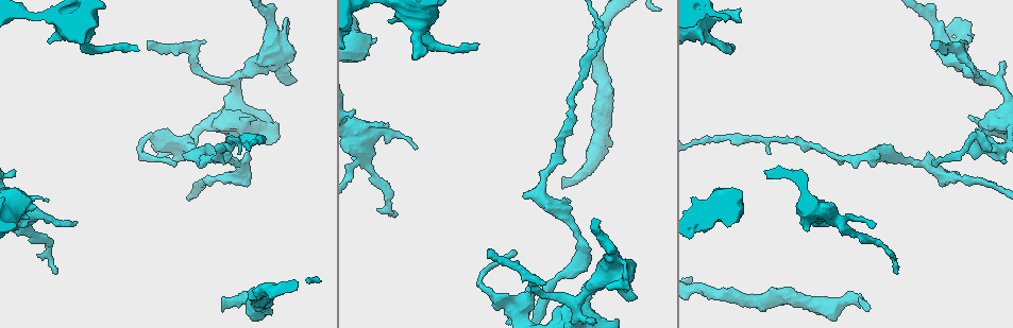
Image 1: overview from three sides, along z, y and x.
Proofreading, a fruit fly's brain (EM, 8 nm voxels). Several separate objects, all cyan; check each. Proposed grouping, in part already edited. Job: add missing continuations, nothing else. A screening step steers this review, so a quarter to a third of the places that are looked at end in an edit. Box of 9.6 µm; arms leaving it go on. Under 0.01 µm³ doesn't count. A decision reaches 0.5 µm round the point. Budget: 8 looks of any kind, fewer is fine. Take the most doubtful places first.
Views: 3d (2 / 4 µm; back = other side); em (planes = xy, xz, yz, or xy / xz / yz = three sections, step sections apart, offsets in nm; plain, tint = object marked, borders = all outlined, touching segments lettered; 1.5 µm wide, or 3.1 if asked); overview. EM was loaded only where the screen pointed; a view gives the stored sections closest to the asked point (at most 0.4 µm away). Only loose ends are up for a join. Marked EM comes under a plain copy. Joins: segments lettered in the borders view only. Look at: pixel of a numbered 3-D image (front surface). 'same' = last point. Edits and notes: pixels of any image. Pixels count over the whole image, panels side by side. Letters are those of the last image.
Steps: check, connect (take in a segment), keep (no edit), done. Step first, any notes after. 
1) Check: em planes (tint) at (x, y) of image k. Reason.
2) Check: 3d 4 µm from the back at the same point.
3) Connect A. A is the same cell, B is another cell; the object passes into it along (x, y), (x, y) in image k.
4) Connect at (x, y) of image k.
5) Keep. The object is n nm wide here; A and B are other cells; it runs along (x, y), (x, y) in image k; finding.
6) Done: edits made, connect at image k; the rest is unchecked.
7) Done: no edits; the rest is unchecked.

Check: em planes (borders) at (224, 309) of image 1. Free end.

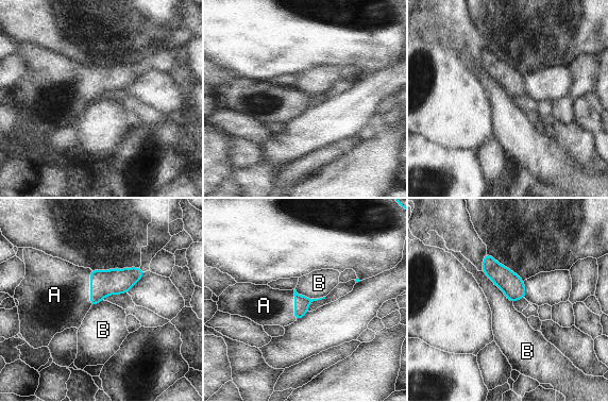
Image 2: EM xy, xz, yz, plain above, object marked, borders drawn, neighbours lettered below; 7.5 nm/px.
Connect A. A is the same cell, B is another cell; it goes on there.

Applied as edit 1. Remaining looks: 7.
Check: overview.

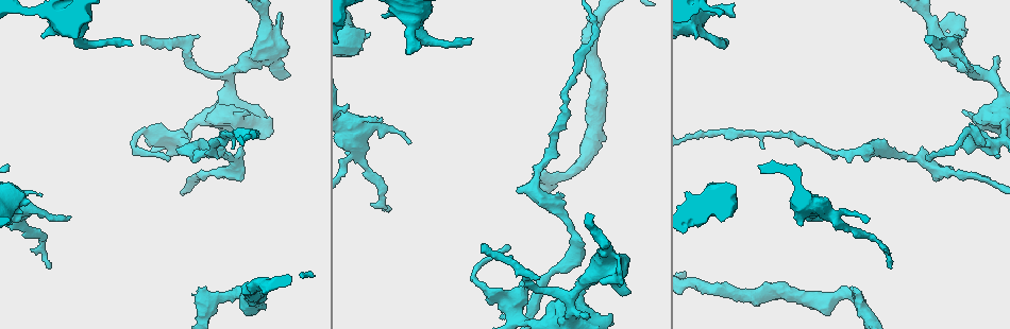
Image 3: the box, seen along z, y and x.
Check: em planes (borders) at (949, 15) of image 3. Branch stops here.

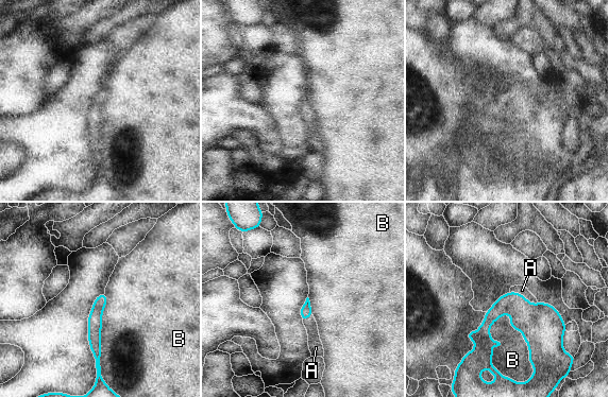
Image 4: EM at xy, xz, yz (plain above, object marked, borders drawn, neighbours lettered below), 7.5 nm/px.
Connect A. A is the same cell, B is another cell; the object passes into it along (541, 324), (523, 296), (522, 290) in image 4; the neuron continues.

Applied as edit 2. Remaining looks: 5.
Check: overview.

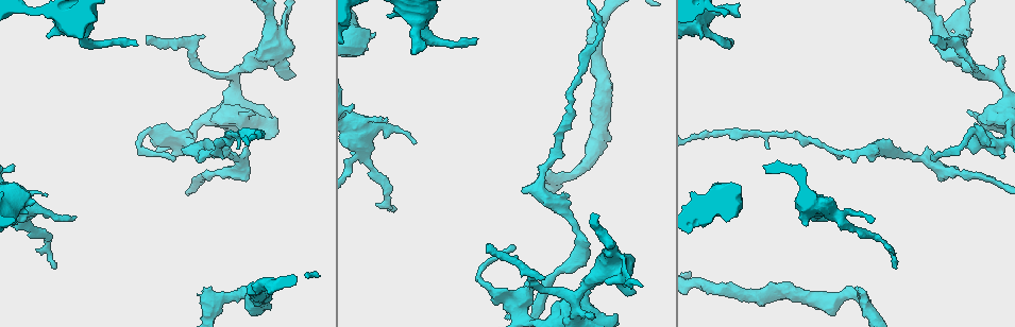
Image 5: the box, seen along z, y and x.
Check: em planes (borders) at (932, 41) of image 5. Branch stops here.

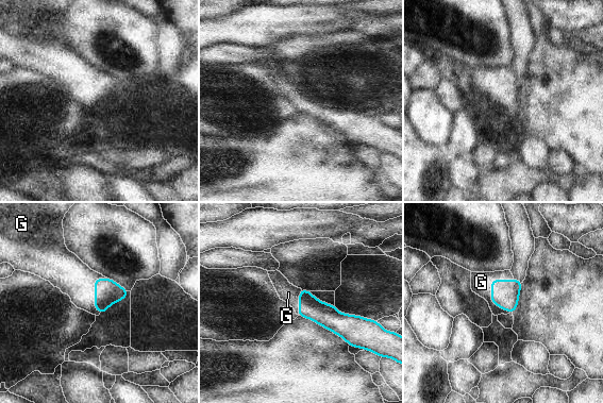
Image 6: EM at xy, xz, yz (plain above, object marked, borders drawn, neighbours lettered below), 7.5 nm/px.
Connect G. The object is 160 nm wide here; the longest contact is with G, 280 nm; G is the same cell; it goes on there.

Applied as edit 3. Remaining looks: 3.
Done: edits made, connect at image 2, connect at image 4, connect at image 6; the rest is unchecked.

